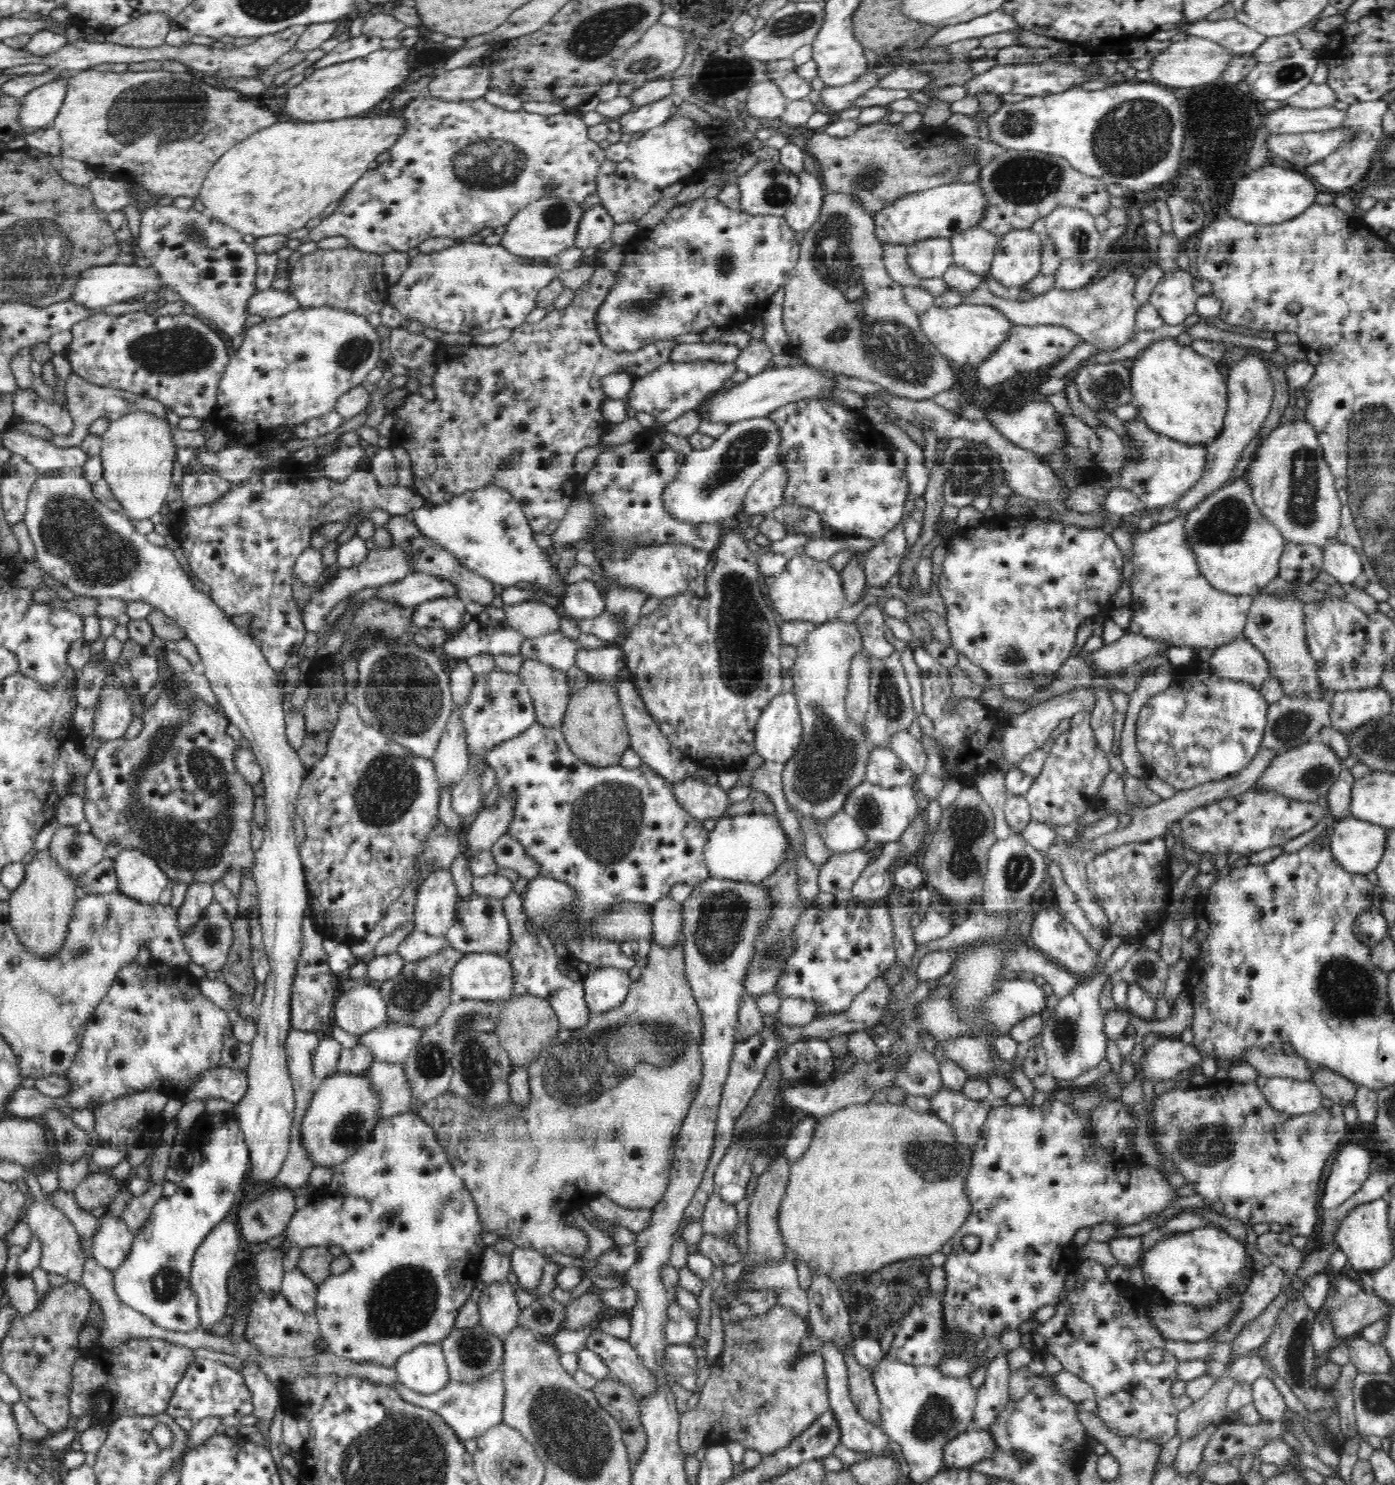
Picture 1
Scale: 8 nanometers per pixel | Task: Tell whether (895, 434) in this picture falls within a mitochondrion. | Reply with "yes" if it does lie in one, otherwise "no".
no

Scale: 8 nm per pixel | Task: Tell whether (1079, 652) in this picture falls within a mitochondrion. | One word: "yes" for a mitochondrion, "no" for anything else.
no

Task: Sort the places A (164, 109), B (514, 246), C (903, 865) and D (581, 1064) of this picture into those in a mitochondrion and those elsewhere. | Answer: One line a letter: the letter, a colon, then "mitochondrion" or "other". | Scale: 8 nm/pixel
A: mitochondrion
B: other
C: other
D: mitochondrion

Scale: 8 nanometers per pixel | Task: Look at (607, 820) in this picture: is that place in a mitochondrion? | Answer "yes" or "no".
yes

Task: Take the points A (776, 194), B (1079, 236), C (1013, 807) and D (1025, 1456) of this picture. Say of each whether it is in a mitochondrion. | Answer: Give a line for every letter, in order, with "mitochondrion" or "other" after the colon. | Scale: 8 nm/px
A: mitochondrion
B: mitochondrion
C: other
D: mitochondrion

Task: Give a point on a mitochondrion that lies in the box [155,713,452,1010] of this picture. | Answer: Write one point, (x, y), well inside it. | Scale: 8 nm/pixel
(389, 786)

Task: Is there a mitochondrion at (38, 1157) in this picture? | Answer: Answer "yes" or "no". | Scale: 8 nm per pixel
yes

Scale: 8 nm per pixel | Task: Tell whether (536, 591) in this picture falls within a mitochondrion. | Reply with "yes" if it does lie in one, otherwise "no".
no

